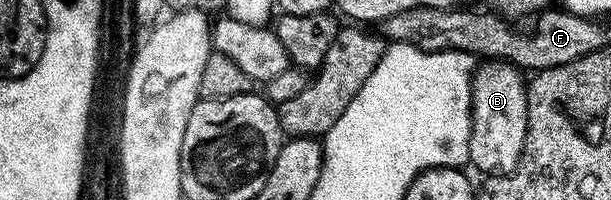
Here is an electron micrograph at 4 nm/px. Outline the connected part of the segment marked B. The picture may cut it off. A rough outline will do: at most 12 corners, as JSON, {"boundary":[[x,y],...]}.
{"boundary":[[508,61],[471,76],[470,166],[519,164],[527,83]]}

